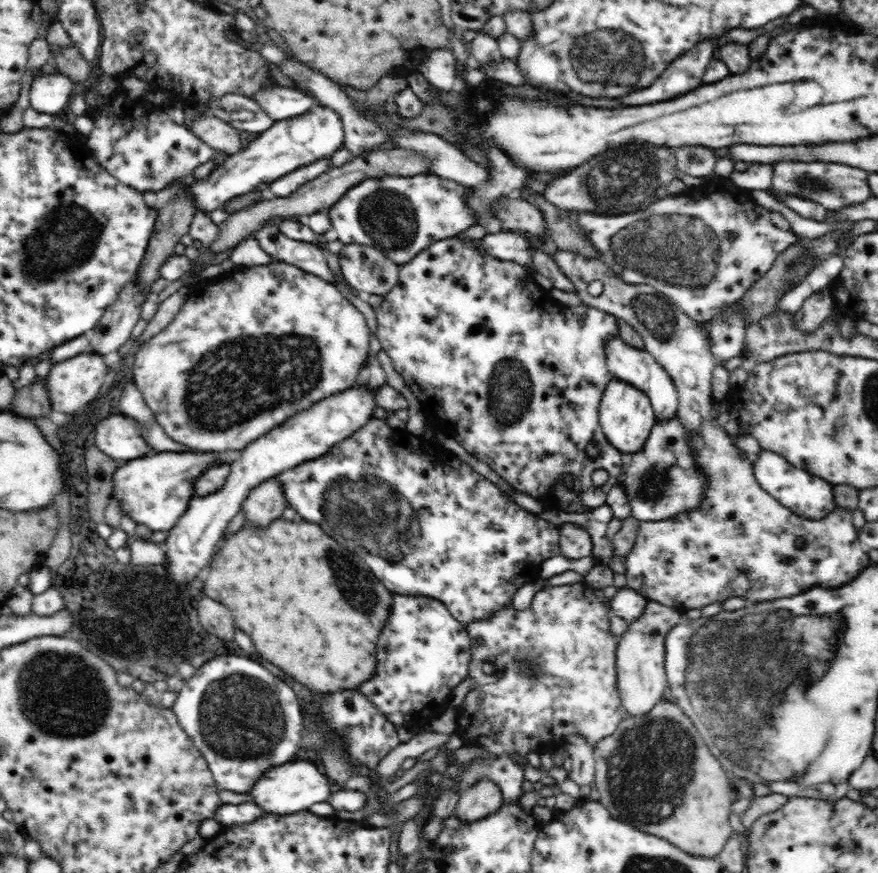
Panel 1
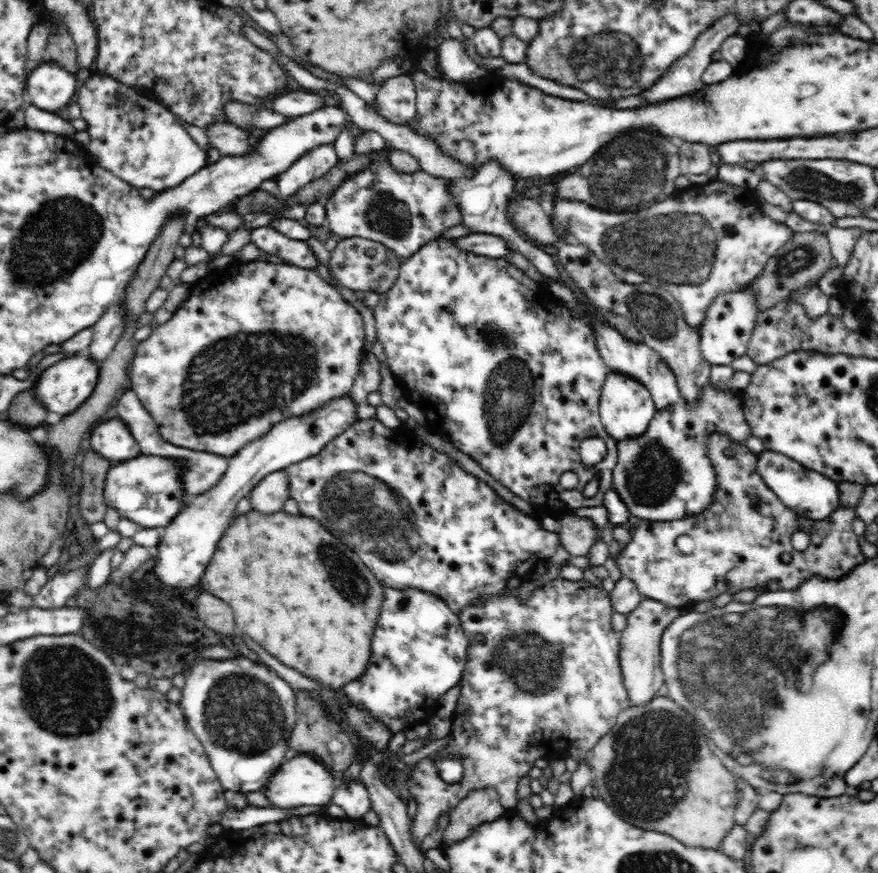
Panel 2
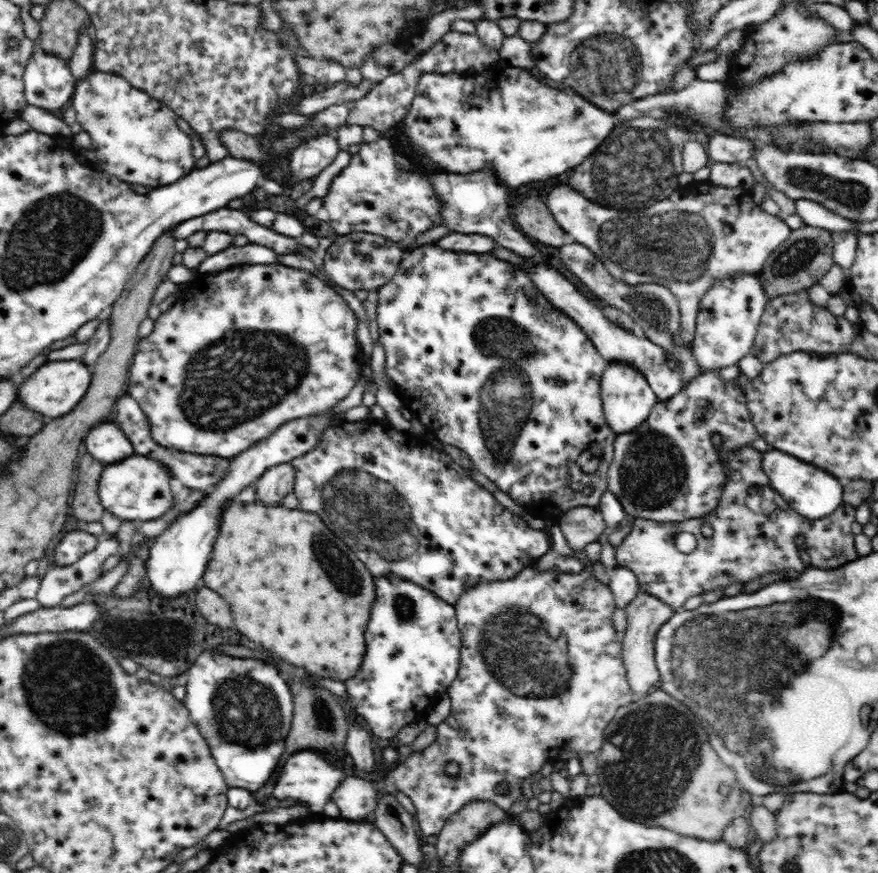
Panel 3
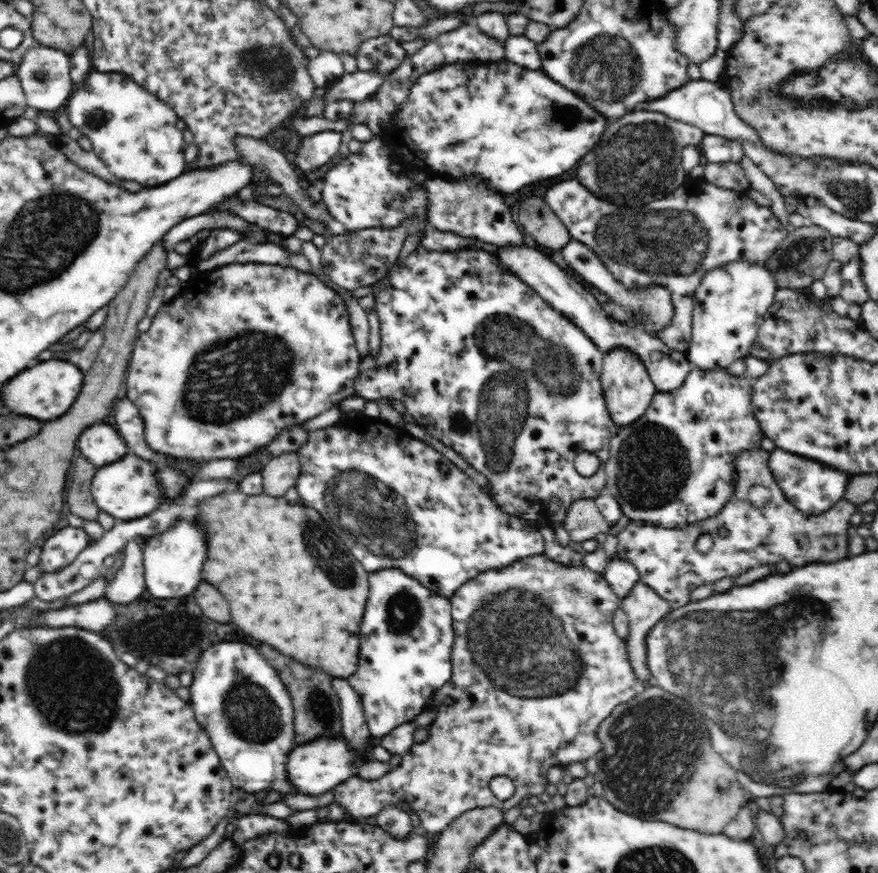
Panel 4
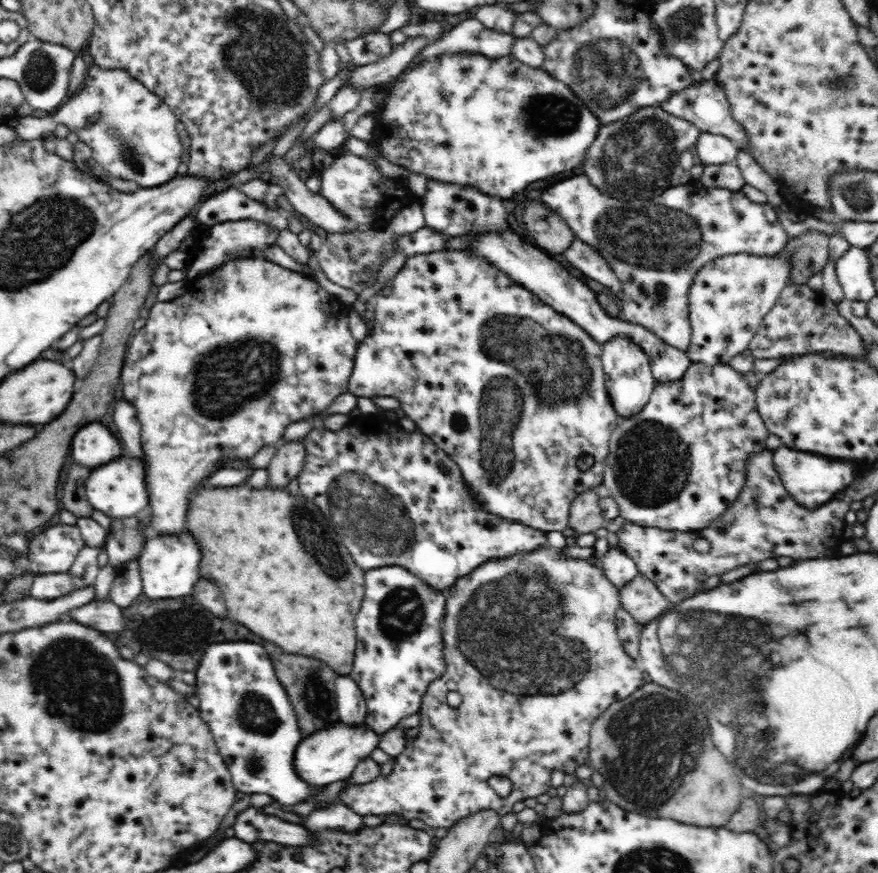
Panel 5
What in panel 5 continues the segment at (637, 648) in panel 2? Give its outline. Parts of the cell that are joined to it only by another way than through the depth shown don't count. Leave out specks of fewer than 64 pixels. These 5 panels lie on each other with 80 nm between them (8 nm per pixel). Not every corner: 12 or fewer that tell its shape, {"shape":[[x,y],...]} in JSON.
{"shape":[[641,574],[619,591],[641,629],[672,606]]}

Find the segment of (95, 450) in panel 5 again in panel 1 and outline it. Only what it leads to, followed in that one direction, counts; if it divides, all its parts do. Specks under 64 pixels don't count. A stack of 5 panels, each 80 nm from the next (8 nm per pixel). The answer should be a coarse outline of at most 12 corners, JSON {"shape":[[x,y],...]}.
{"shape":[[128,416],[96,425],[95,445],[116,460],[154,450]]}

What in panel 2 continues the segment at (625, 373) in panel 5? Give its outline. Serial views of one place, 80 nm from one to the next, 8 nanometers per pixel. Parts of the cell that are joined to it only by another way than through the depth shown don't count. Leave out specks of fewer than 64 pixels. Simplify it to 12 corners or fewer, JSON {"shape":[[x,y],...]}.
{"shape":[[609,370],[599,402],[618,443],[642,436],[654,418],[650,391]]}

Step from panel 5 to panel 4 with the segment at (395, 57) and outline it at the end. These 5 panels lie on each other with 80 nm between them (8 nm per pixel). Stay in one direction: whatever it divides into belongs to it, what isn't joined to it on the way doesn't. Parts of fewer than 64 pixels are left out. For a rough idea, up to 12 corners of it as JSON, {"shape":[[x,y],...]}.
{"shape":[[359,69],[346,73],[324,92],[327,104],[363,101],[385,76]]}

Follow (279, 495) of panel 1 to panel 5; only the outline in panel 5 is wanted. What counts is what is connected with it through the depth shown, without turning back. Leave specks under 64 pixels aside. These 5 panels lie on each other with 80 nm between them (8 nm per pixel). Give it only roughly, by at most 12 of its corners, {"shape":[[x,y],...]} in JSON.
{"shape":[[302,439],[276,445],[268,487],[286,488],[303,469]]}

